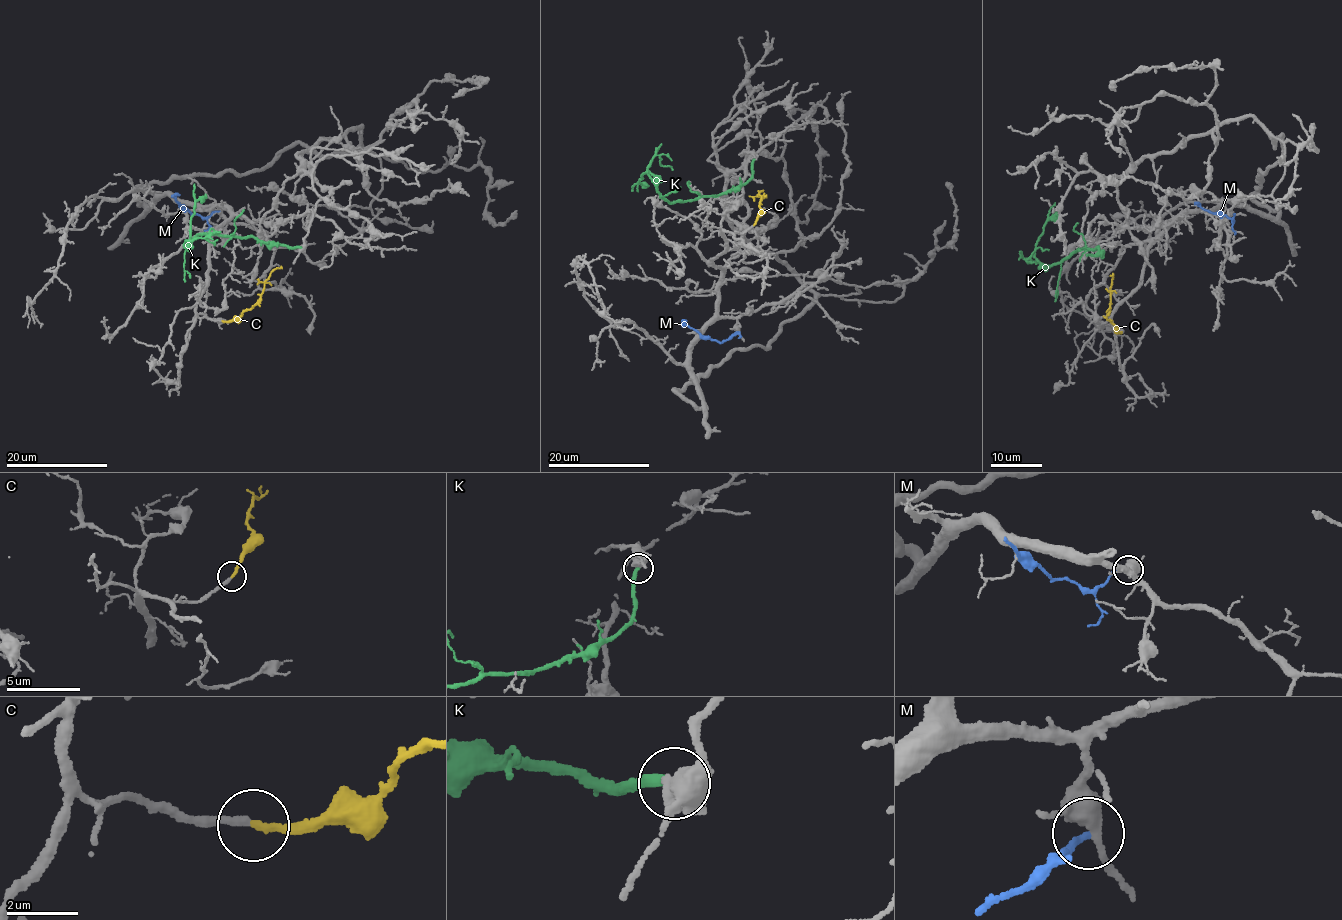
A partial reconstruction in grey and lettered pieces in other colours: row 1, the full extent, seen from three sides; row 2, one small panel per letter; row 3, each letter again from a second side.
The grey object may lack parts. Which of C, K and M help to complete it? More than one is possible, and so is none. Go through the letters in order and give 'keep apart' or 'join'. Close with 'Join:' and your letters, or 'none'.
C: join
K: keep apart
M: keep apart
Join: C

